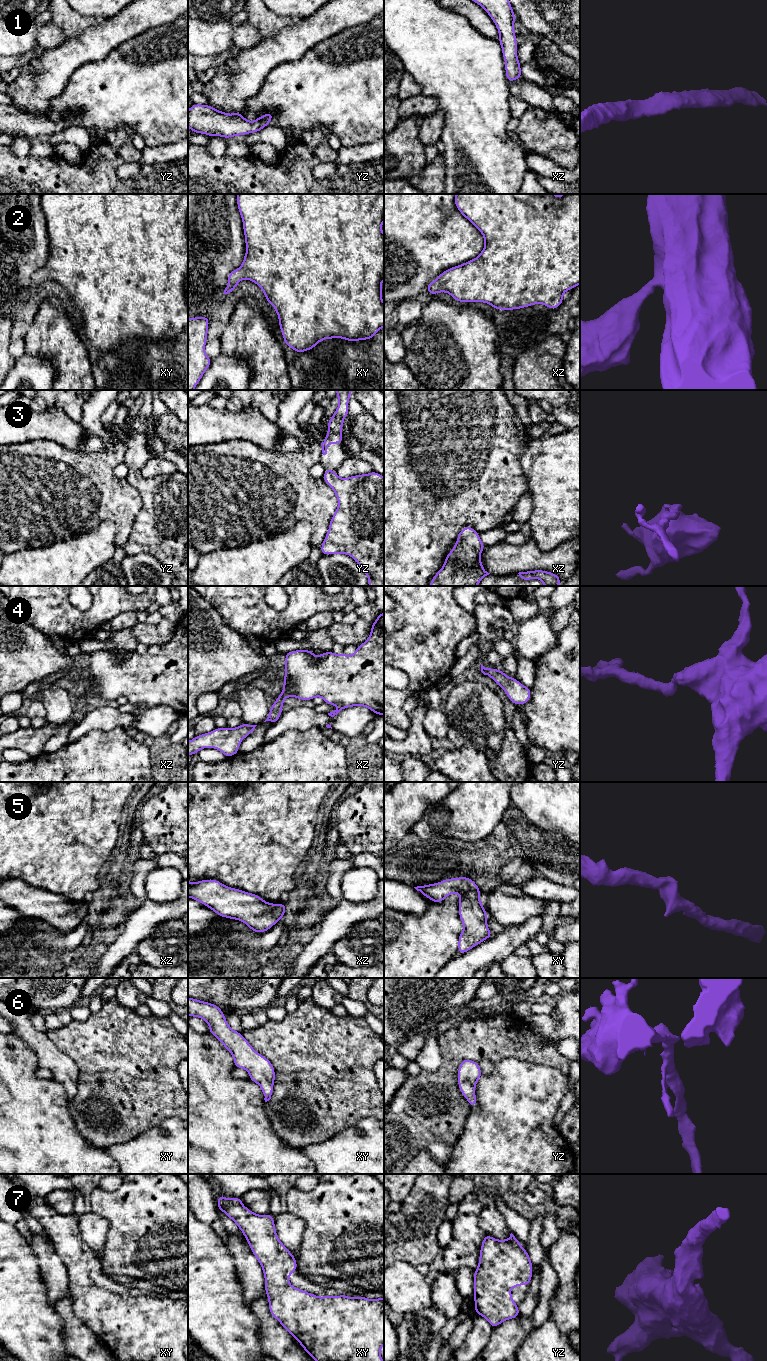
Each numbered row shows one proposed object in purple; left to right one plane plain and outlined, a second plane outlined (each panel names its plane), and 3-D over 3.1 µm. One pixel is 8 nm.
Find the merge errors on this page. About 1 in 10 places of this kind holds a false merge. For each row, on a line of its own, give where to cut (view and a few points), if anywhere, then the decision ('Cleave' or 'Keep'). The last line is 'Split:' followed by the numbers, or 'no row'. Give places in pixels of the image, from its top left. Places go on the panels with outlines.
1: No split. Keep
2: No split. Keep
3: No split. Keep
4: No split. Keep
5: No split. Keep
6: No split. Keep
7: No split. Keep
Split: no row

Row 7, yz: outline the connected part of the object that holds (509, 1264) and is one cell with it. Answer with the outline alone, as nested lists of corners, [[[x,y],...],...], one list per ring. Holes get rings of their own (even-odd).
[[[511,1233],[506,1240],[495,1239],[485,1234],[480,1248],[478,1268],[474,1270],[474,1309],[495,1328],[503,1321],[520,1315],[518,1304],[513,1301],[510,1288],[529,1285],[533,1265],[528,1252]]]

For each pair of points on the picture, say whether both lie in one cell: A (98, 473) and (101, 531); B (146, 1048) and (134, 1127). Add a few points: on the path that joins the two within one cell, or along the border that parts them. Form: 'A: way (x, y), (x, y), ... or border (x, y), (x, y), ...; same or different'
A: border (116, 527), (112, 522), (101, 521), (81, 534); different
B: way (135, 1068), (135, 1107); same

